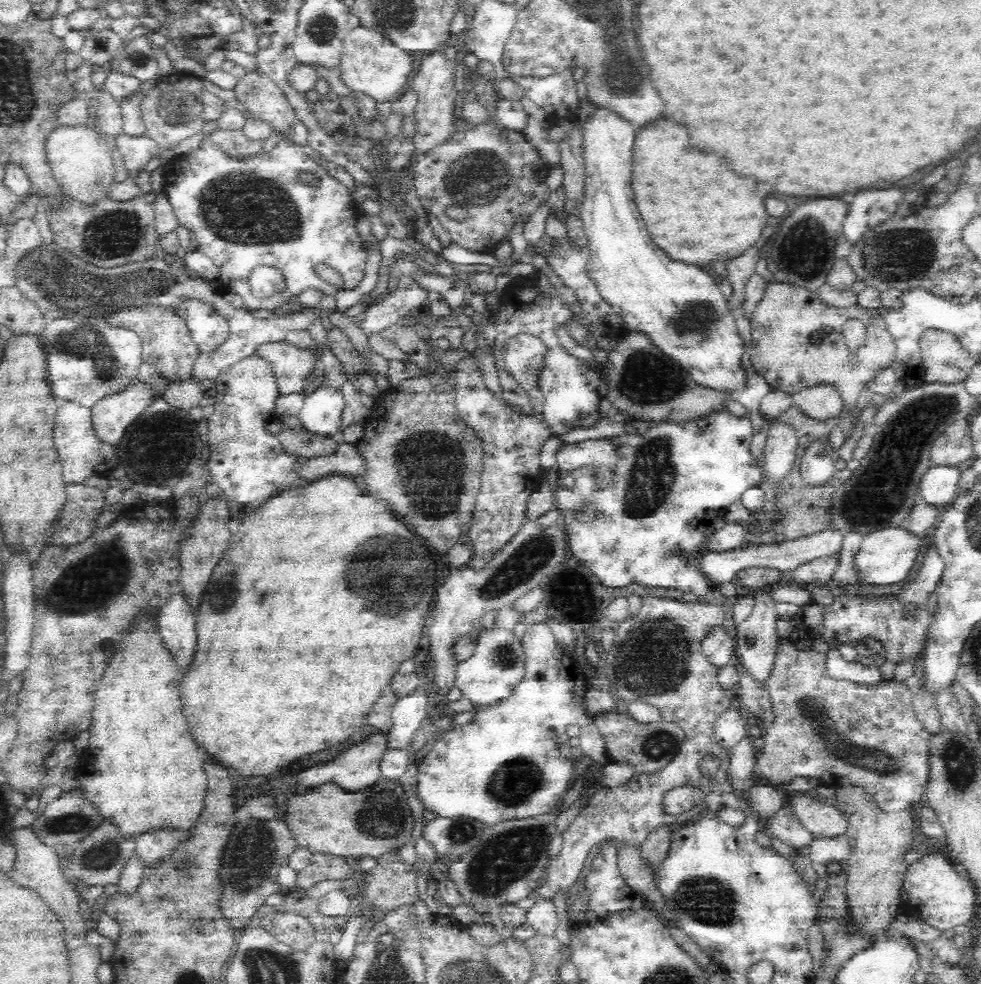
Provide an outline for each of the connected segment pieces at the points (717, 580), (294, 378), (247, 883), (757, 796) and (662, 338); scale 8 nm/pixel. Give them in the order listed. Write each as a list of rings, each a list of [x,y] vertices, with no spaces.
[[[826,528],[807,537],[786,540],[777,544],[762,543],[758,546],[744,545],[740,549],[722,553],[708,550],[707,553],[704,554],[701,564],[703,564],[703,571],[712,583],[716,587],[721,587],[728,583],[732,584],[732,580],[734,580],[734,576],[736,576],[737,572],[748,567],[774,569],[778,572],[782,570],[793,571],[795,568],[807,564],[812,560],[837,554],[837,552],[841,550],[842,542],[843,532],[841,530]]]
[[[286,340],[261,343],[252,354],[272,367],[281,395],[298,392],[307,375],[319,369],[317,352],[298,349]]]
[[[250,818],[236,822],[230,832],[230,840],[220,858],[218,878],[222,896],[217,905],[220,907],[220,916],[224,917],[228,928],[234,933],[234,940],[238,941],[246,933],[256,911],[265,905],[266,898],[280,892],[278,872],[282,866],[289,864],[289,858],[297,844],[288,826],[278,820],[260,821]]]
[[[760,779],[745,794],[751,810],[758,813],[761,819],[771,818],[784,805],[786,797],[779,788],[772,787]]]
[[[599,107],[592,118],[584,122],[585,188],[584,198],[580,203],[581,213],[579,216],[582,221],[584,234],[587,236],[587,246],[590,246],[591,249],[590,264],[592,279],[596,279],[596,283],[600,286],[600,294],[604,295],[604,299],[607,299],[608,302],[612,303],[612,309],[615,311],[614,315],[622,318],[628,331],[640,333],[647,337],[652,342],[653,346],[656,346],[664,355],[680,365],[682,369],[689,374],[696,385],[722,393],[722,395],[729,399],[737,400],[739,394],[743,392],[744,387],[751,381],[748,377],[746,379],[746,371],[744,370],[744,366],[742,366],[742,355],[746,352],[747,344],[745,344],[742,337],[740,337],[740,330],[738,327],[739,320],[736,319],[736,312],[732,310],[731,304],[728,303],[728,300],[722,295],[717,276],[709,275],[697,265],[688,265],[688,263],[685,262],[678,262],[675,259],[670,258],[663,250],[660,250],[658,246],[652,244],[653,240],[651,239],[651,236],[648,236],[646,225],[636,208],[631,187],[632,151],[638,132],[640,132],[640,128],[636,128],[636,126],[620,120],[620,117],[616,116],[616,114],[610,113],[606,109]]]

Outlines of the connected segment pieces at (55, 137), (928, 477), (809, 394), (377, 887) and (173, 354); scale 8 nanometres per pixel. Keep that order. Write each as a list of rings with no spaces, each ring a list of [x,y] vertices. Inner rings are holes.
[[[91,123],[80,126],[59,126],[47,140],[48,162],[56,183],[68,198],[96,202],[114,182],[110,140],[100,135]]]
[[[931,466],[920,478],[917,495],[920,495],[924,503],[941,510],[956,498],[956,493],[960,489],[959,478],[960,467]]]
[[[816,382],[792,394],[793,405],[814,420],[838,417],[844,409],[842,393],[834,384]]]
[[[399,853],[382,855],[377,867],[360,873],[359,879],[364,886],[364,898],[372,909],[388,912],[420,900],[417,875],[410,871]]]
[[[145,304],[145,306],[120,307],[116,312],[108,314],[106,320],[112,326],[127,327],[128,330],[135,331],[143,340],[141,361],[156,366],[170,383],[192,378],[193,366],[201,352],[200,347],[192,339],[192,332],[186,320],[180,316],[178,306]]]

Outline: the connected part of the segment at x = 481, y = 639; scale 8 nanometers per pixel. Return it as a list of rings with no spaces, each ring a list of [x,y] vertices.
[[[486,628],[476,636],[477,644],[472,656],[459,661],[455,674],[454,684],[461,690],[462,696],[471,700],[473,705],[493,707],[507,701],[526,678],[527,654],[523,647],[523,641],[514,635],[513,628]]]

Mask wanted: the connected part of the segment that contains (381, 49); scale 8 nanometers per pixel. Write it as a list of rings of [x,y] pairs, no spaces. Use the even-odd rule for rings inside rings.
[[[361,24],[349,30],[345,36],[339,70],[342,83],[349,89],[359,90],[375,98],[378,102],[393,102],[410,86],[408,78],[410,78],[414,66],[412,65],[412,56],[410,56],[410,53],[396,46],[395,42],[391,38],[388,38],[383,31],[380,31],[378,27]]]

